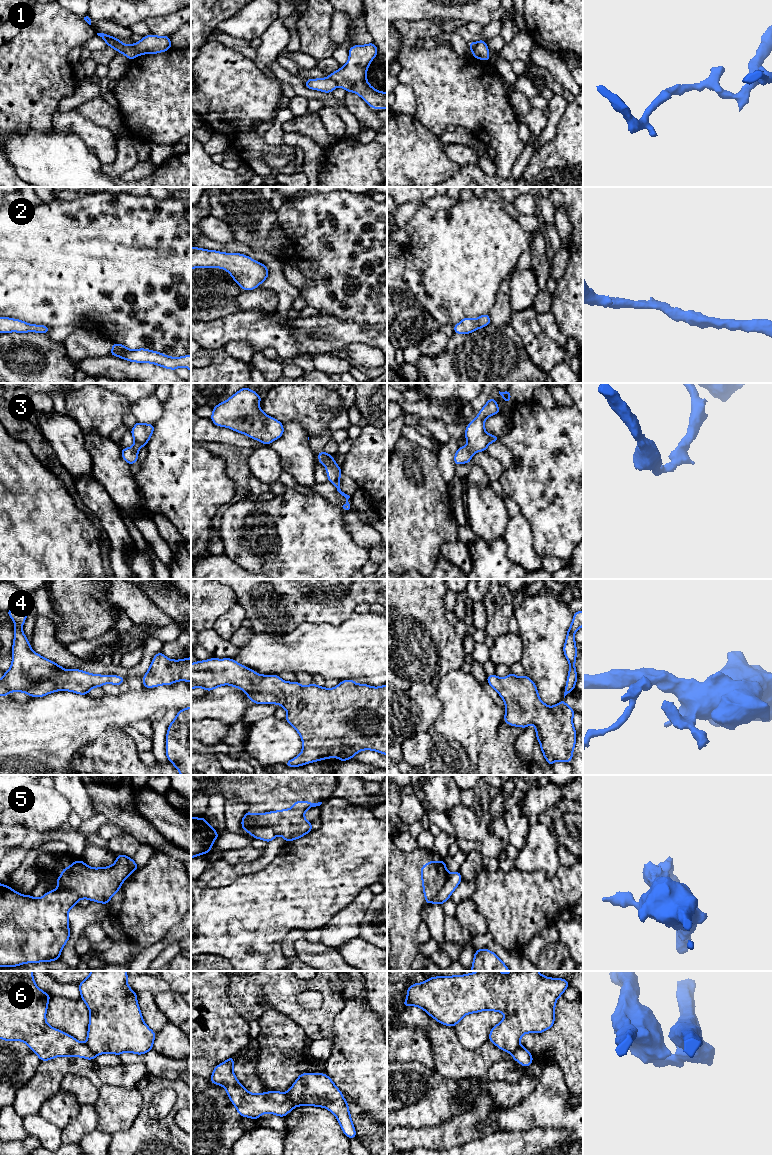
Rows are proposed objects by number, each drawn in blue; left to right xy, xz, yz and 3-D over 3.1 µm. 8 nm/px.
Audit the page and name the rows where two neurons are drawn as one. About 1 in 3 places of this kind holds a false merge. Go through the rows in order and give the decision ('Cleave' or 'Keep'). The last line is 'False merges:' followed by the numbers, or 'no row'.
1: Cleave
2: Keep
3: Keep
4: Keep
5: Cleave
6: Cleave
False merges: 1, 5, 6

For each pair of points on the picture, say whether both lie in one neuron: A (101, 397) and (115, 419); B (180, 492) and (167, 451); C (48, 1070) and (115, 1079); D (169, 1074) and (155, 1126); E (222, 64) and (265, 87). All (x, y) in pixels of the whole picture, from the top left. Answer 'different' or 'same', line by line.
A: same
B: same
C: same
D: different
E: same

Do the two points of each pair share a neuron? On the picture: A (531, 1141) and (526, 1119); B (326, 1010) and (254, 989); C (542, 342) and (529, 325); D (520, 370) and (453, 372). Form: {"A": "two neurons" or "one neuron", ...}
{"A": "two neurons", "B": "one neuron", "C": "one neuron", "D": "one neuron"}

